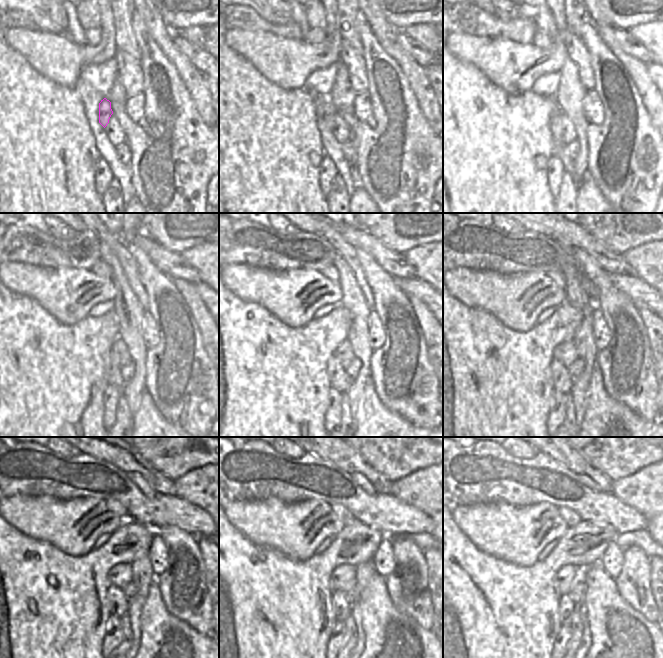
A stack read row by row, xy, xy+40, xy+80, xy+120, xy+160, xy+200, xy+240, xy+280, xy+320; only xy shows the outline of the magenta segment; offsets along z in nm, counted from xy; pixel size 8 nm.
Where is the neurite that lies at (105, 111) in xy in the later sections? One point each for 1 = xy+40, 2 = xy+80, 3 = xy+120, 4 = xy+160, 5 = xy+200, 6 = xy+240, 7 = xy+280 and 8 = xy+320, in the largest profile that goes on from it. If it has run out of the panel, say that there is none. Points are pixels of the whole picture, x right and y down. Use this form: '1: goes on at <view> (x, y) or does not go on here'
1: goes on at xy+40 (329, 111)
2: goes on at xy+80 (555, 125)
3: goes on at xy+120 (112, 371)
4: goes on at xy+160 (338, 379)
5: goes on at xy+200 (562, 381)
6: goes on at xy+240 (118, 605)
7: goes on at xy+280 (341, 607)
8: goes on at xy+320 (566, 605)

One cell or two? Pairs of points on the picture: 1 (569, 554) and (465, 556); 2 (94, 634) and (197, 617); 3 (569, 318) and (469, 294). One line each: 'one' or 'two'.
1: one
2: two
3: two

